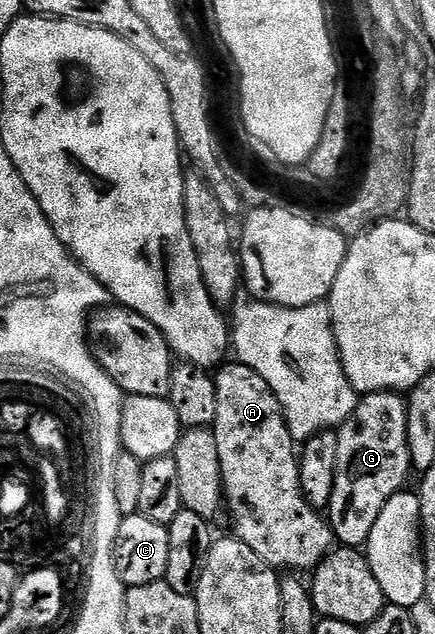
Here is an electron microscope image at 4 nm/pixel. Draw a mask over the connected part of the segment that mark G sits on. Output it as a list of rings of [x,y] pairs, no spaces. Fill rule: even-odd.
[[[370,392],[361,395],[352,411],[352,417],[341,424],[338,438],[338,462],[334,474],[334,494],[326,509],[326,519],[332,526],[332,535],[343,547],[363,549],[370,538],[370,530],[374,530],[374,522],[378,522],[378,514],[382,514],[382,506],[394,498],[394,494],[405,487],[408,472],[412,468],[412,459],[406,438],[406,414],[408,406],[403,395],[394,392]]]

